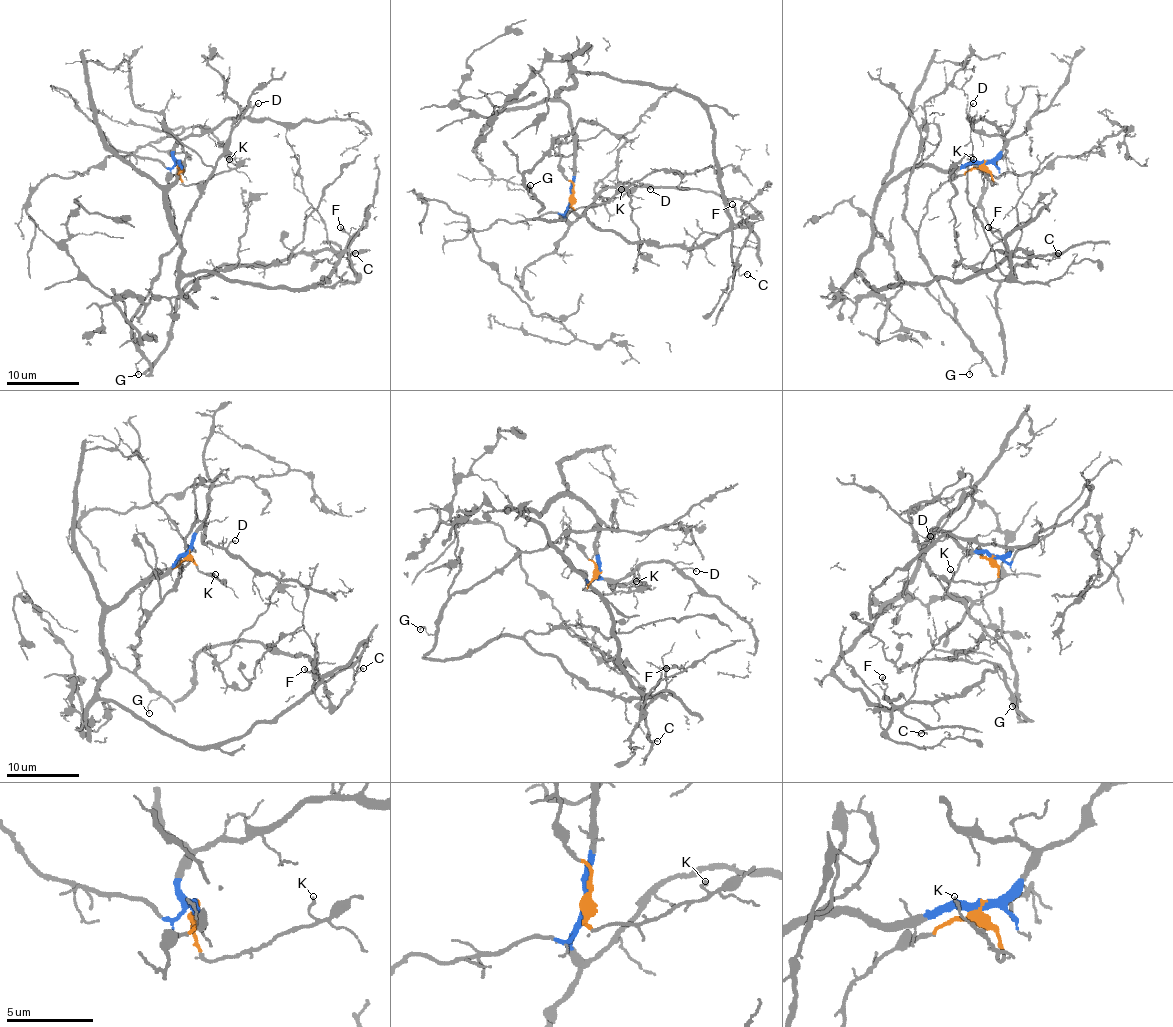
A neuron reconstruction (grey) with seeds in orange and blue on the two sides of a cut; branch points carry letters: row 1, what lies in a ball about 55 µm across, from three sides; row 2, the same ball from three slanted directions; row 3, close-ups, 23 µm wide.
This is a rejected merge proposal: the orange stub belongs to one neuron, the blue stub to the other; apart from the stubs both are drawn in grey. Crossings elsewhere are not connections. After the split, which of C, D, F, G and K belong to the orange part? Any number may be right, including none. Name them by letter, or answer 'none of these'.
G, K

